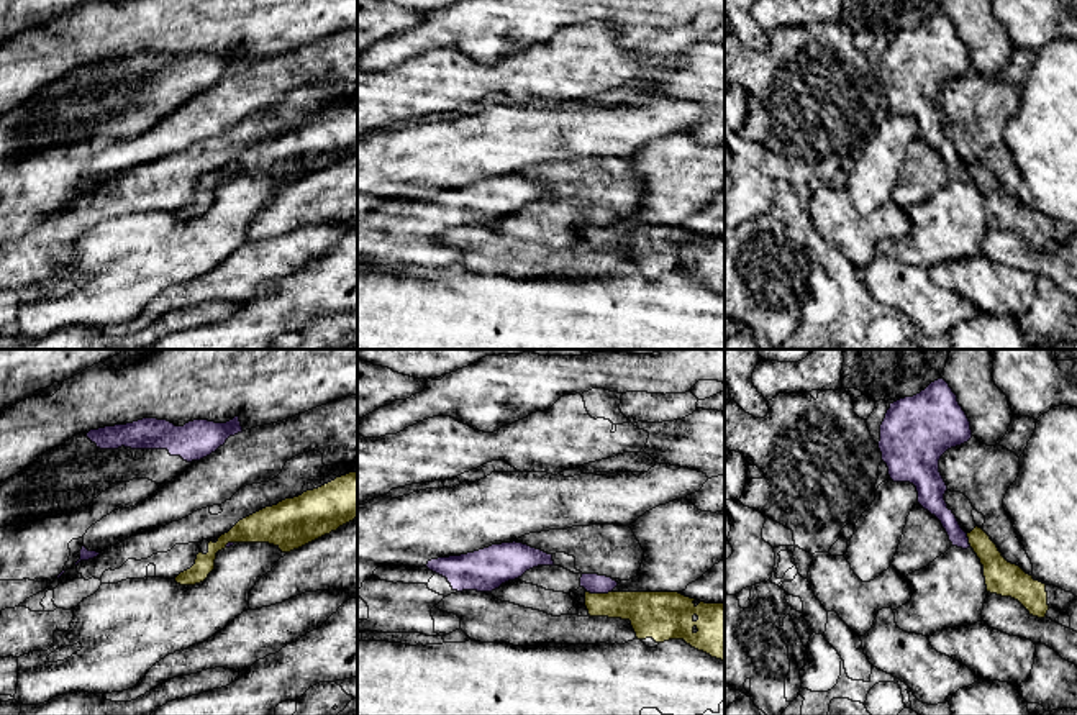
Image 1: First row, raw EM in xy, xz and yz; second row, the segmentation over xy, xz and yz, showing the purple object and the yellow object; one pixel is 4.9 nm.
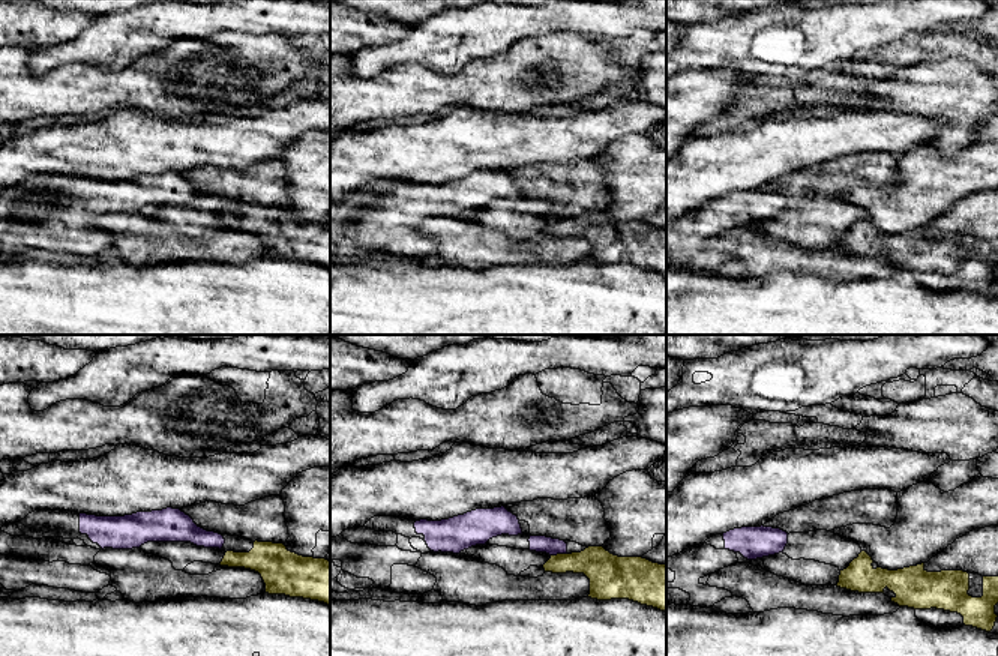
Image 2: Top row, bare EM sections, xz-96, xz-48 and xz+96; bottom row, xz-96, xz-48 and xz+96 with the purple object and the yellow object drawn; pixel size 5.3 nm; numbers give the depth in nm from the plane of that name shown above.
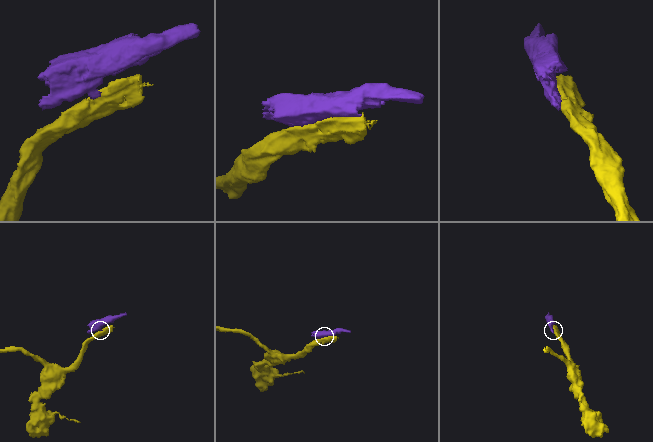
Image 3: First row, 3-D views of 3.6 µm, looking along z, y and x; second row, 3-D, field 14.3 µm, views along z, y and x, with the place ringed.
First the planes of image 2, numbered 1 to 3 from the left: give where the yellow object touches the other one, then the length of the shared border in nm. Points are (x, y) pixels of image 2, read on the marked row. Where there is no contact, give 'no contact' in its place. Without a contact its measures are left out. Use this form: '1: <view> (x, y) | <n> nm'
1: no contact
2: xz-48 (559, 553) | 90 nm
3: no contact

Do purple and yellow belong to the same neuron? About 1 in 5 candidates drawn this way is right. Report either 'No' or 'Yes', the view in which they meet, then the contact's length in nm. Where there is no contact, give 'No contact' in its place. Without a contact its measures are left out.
No. Touches purple in xz. Shared border 120 nm

